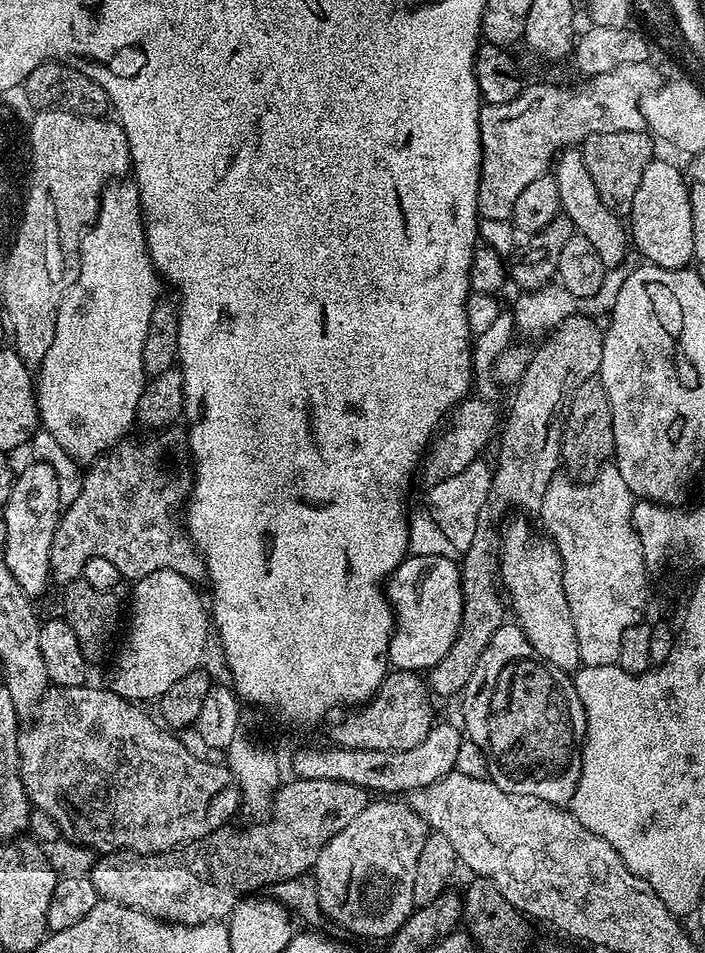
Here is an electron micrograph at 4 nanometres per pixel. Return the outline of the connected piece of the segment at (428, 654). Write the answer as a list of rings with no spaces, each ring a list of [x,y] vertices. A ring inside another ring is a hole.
[[[407,555],[386,581],[394,623],[388,662],[401,672],[427,673],[454,646],[462,622],[462,582],[457,561],[442,557]]]

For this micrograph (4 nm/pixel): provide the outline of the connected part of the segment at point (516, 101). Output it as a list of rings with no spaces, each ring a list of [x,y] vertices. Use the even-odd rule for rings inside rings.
[[[646,62],[631,64],[608,74],[598,74],[587,82],[580,82],[577,88],[555,88],[552,84],[529,83],[524,91],[510,102],[484,104],[480,110],[480,141],[482,142],[482,162],[480,163],[480,185],[478,186],[478,210],[481,220],[511,220],[514,202],[518,194],[534,182],[534,178],[545,175],[553,167],[557,156],[566,148],[583,144],[590,134],[610,134],[618,130],[645,131],[644,115],[640,109],[640,99],[647,92],[660,87],[662,76]]]

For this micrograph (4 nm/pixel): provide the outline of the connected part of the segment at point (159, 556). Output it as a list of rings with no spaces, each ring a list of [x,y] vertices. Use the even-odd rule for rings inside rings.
[[[173,426],[157,431],[155,434],[148,434],[145,440],[132,440],[125,438],[119,444],[109,448],[103,456],[91,461],[83,473],[84,481],[78,496],[74,502],[65,507],[60,513],[60,521],[54,530],[54,542],[50,546],[50,570],[52,571],[50,580],[53,585],[64,586],[69,583],[70,578],[75,577],[83,569],[85,562],[90,558],[106,558],[120,572],[125,581],[135,582],[146,578],[146,574],[154,574],[154,570],[174,570],[174,574],[182,574],[182,578],[193,582],[200,582],[205,579],[206,569],[204,567],[204,557],[196,549],[191,538],[182,523],[182,513],[187,505],[189,496],[192,495],[192,481],[194,479],[194,465],[192,463],[192,452],[188,449],[188,437],[183,431],[179,432],[179,427]]]

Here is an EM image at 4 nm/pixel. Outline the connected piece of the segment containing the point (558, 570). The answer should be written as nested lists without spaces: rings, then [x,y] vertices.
[[[516,520],[502,532],[502,547],[500,549],[500,583],[506,593],[510,612],[515,623],[526,634],[530,646],[540,656],[545,656],[554,666],[569,674],[575,673],[581,667],[578,654],[578,630],[574,630],[574,618],[570,618],[570,602],[566,602],[564,589],[564,563],[558,554],[556,545],[547,535],[535,532],[524,520]]]

